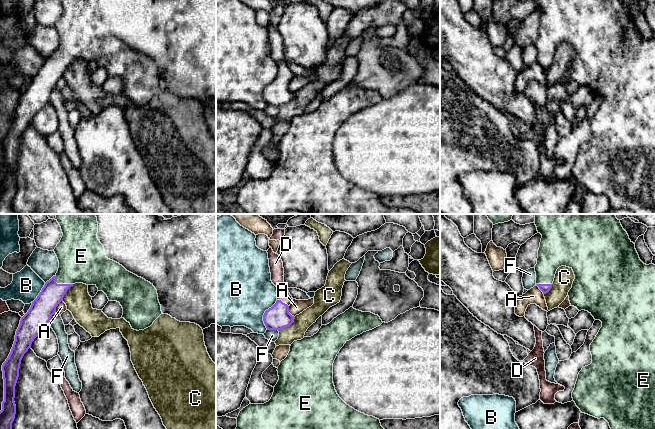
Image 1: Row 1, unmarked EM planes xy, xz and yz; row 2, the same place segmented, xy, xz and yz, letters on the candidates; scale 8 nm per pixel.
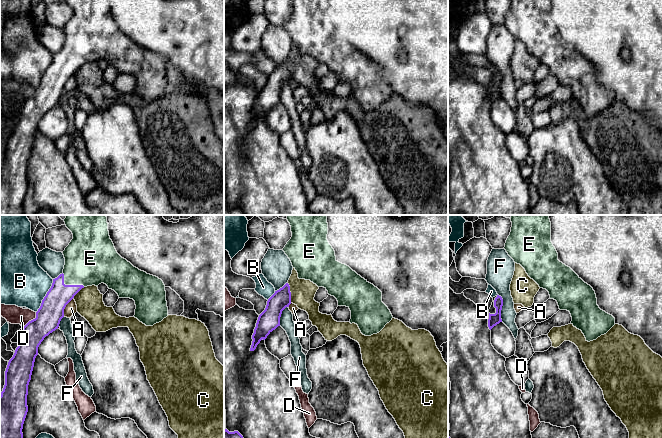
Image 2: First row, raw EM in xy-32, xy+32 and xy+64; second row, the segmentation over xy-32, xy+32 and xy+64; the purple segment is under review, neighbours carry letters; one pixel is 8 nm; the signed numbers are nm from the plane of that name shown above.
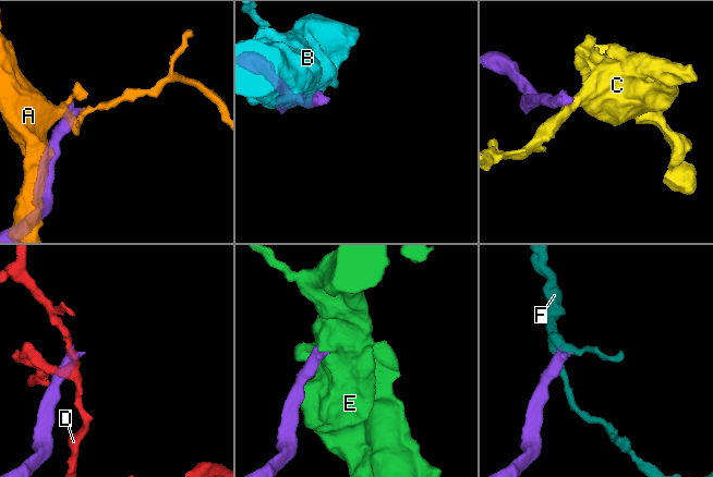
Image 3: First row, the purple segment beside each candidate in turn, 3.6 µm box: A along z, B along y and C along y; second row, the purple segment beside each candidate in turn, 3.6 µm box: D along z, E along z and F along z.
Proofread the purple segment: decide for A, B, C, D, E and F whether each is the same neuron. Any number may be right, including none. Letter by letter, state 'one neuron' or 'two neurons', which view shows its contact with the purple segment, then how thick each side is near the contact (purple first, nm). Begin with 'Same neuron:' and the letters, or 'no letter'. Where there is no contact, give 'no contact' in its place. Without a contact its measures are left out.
Same neuron: E
A: two neurons; contact in xy; calibres 200 and 70 nm
B: two neurons; contact in xz; calibres 200 and 480 nm
C: two neurons; contact in xz; calibres 200 and 140 nm
D: two neurons; contact in xy; calibres 200 and 40 nm
E: one neuron; contact in xy; calibres 190 and 360 nm
F: two neurons; contact in xy; calibres 200 and 110 nm

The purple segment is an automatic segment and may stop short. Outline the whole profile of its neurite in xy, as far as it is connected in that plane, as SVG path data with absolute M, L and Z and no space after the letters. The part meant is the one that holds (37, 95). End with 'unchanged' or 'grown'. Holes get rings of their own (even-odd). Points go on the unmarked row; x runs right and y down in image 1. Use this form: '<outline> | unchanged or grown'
M59 0L63 9L53 26L59 37L55 52L47 57L28 88L21 94L11 128L2 141L4 155L4 177L0 187L0 214L14 214L12 199L15 195L15 162L24 130L31 124L34 115L50 102L50 95L56 83L63 77L67 66L75 59L95 61L103 67L109 77L117 77L123 84L123 91L134 106L144 106L162 90L157 66L150 58L127 47L119 39L106 33L104 23L97 14L98 0Z | grown

